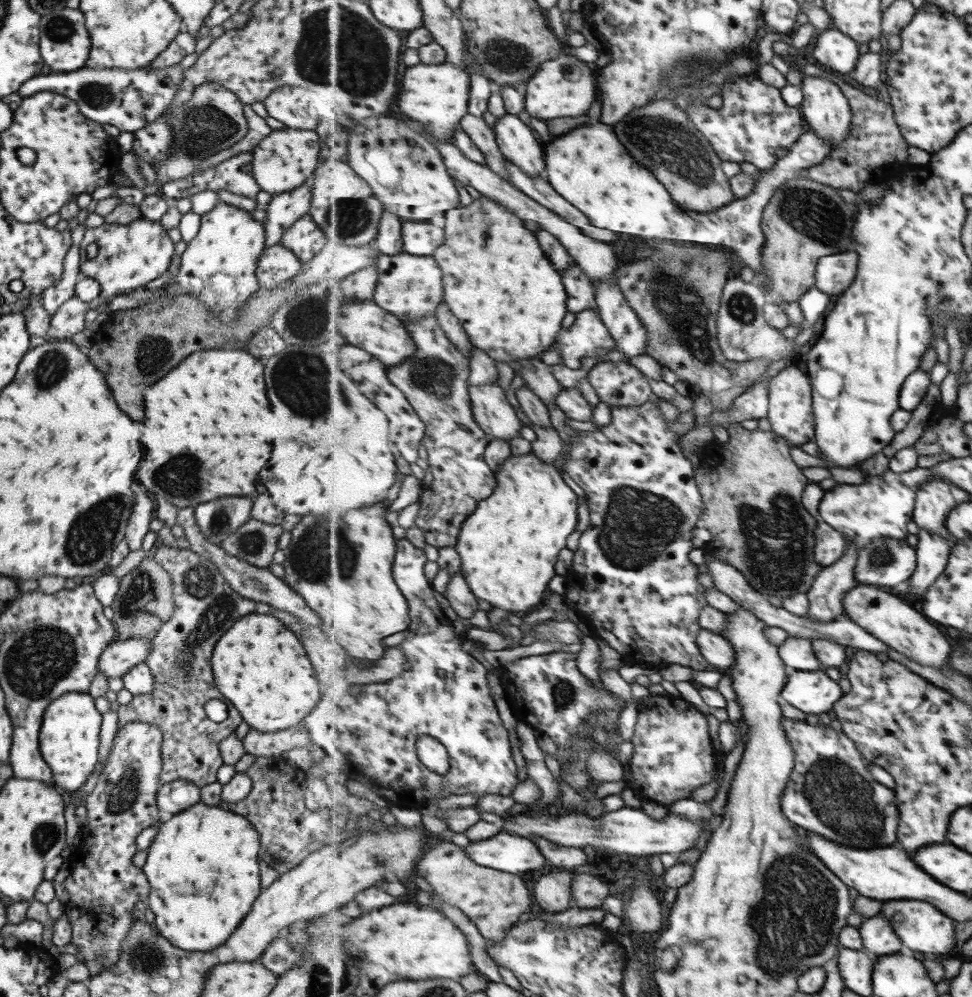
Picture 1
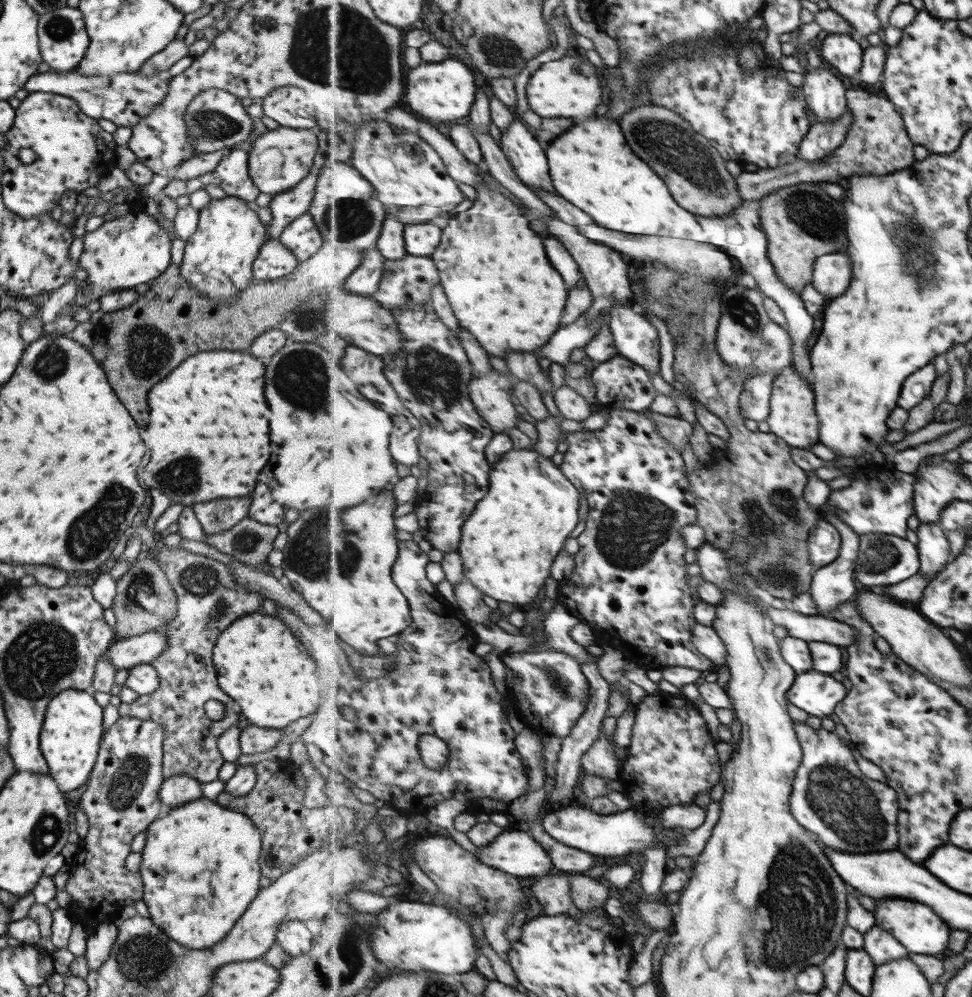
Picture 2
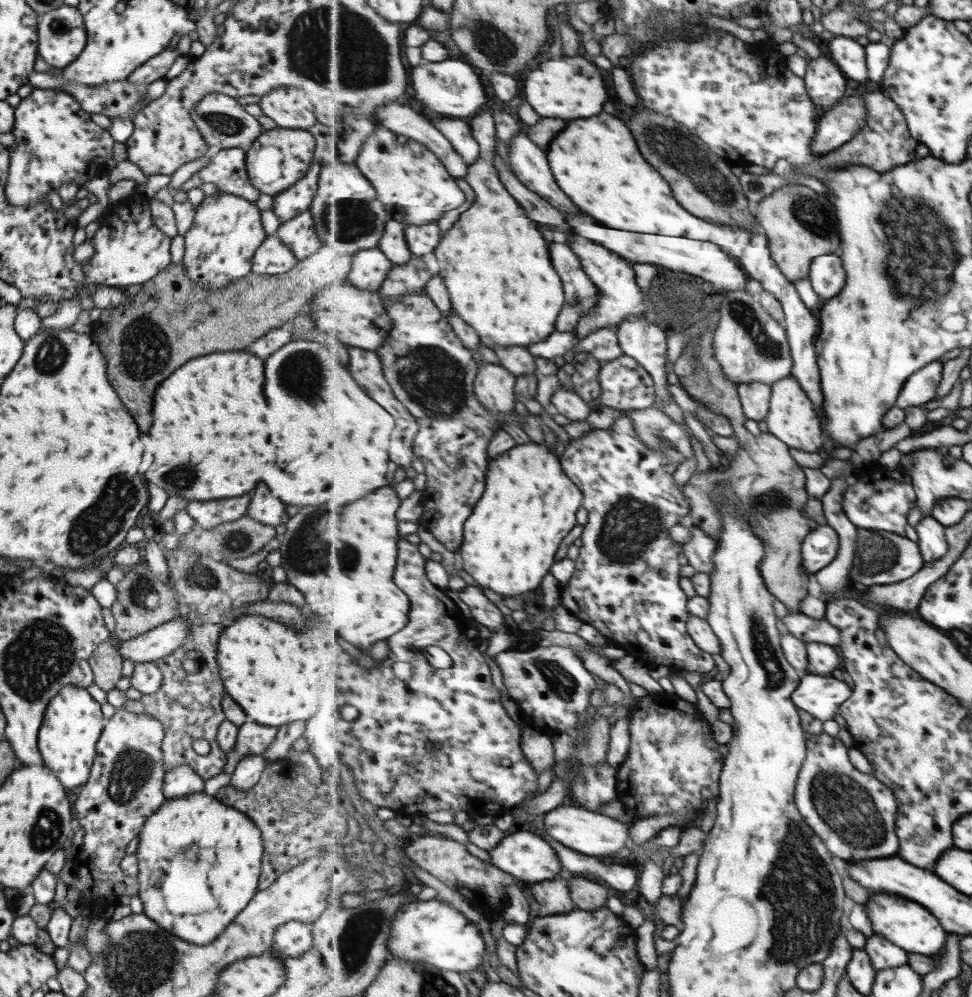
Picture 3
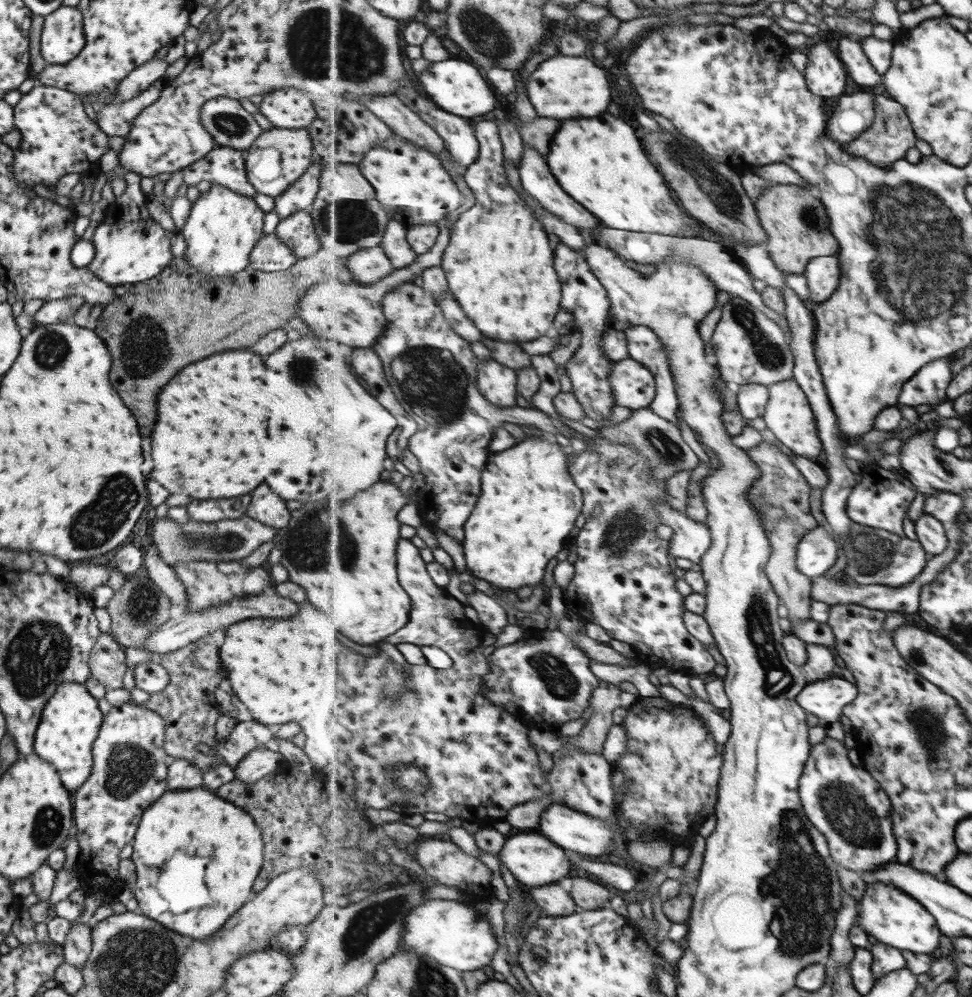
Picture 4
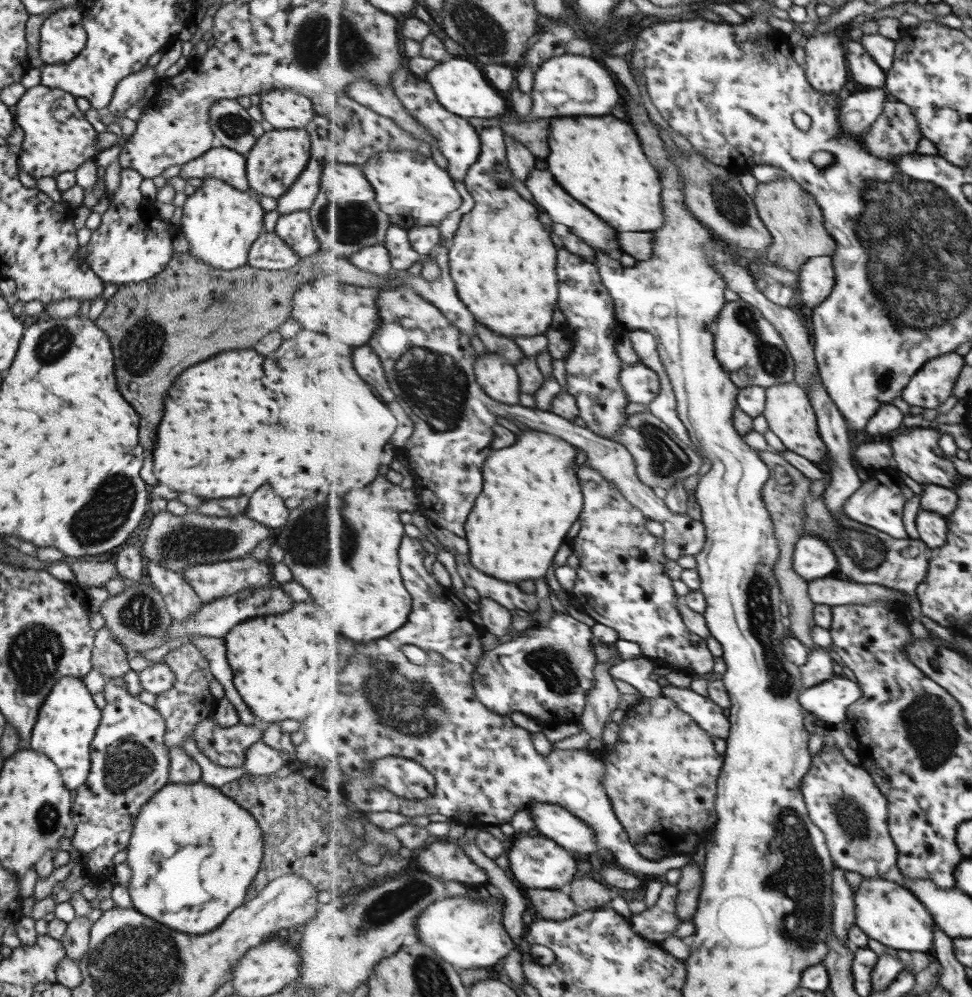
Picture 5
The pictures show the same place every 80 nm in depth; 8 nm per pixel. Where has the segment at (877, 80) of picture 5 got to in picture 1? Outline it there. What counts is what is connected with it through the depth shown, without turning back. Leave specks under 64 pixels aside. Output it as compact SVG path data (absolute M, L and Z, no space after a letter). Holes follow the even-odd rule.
M839 29L823 31L812 50L815 62L841 74L852 74L860 60L859 43Z

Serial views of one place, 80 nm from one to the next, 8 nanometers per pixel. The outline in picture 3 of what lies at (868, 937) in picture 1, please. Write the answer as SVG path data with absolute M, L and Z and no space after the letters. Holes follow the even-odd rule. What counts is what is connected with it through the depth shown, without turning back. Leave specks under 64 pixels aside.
M875 933L869 937L864 949L868 951L877 971L905 966L909 962L908 950L897 946L880 934Z

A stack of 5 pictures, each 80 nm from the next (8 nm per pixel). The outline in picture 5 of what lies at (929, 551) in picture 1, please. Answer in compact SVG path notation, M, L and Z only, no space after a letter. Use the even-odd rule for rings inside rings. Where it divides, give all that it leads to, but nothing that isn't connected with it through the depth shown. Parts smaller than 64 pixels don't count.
M920 509L915 522L919 539L931 550L948 544L948 520L942 514Z

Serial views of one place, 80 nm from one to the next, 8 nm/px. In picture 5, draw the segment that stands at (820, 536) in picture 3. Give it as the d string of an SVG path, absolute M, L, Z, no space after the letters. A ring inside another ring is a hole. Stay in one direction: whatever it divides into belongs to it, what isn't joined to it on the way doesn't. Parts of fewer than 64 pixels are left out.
M805 534L800 538L793 562L797 574L809 582L829 577L840 568L836 551L829 546L827 539L817 534Z

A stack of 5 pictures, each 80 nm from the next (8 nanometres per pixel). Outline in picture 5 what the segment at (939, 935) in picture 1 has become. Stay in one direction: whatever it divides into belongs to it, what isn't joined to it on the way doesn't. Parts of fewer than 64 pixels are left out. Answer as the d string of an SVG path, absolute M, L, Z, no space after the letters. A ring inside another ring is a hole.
M892 877L865 878L854 891L856 924L890 950L931 953L935 942L935 920L925 904L909 887Z

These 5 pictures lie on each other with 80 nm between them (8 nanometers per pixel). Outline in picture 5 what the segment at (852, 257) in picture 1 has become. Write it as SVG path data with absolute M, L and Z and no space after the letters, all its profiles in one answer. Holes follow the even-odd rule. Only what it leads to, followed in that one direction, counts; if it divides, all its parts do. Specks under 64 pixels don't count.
M826 256L810 258L797 273L801 278L801 302L810 313L829 298L836 286L833 259Z

